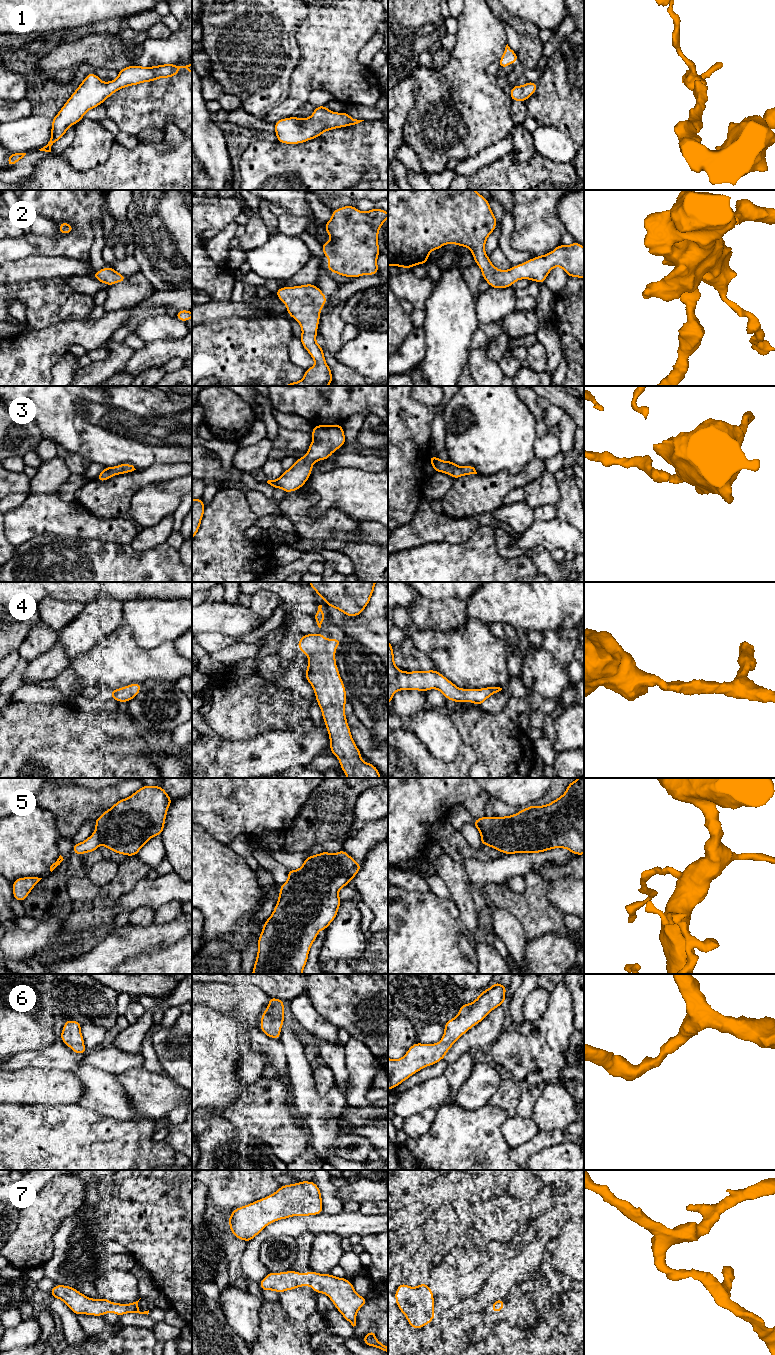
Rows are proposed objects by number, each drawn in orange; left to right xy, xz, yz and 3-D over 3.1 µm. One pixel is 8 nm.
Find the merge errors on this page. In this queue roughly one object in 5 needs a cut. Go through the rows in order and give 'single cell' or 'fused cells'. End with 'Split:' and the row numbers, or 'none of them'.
1: single cell
2: single cell
3: single cell
4: single cell
5: fused cells
6: single cell
7: single cell
Split: 5

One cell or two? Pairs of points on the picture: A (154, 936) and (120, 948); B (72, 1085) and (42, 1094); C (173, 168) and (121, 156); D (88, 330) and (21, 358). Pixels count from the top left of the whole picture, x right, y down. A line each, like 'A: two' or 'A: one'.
A: one
B: one
C: one
D: one

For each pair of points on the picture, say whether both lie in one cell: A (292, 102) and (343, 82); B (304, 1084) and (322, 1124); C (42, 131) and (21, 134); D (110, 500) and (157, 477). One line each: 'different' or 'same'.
A: same
B: same
C: same
D: same

